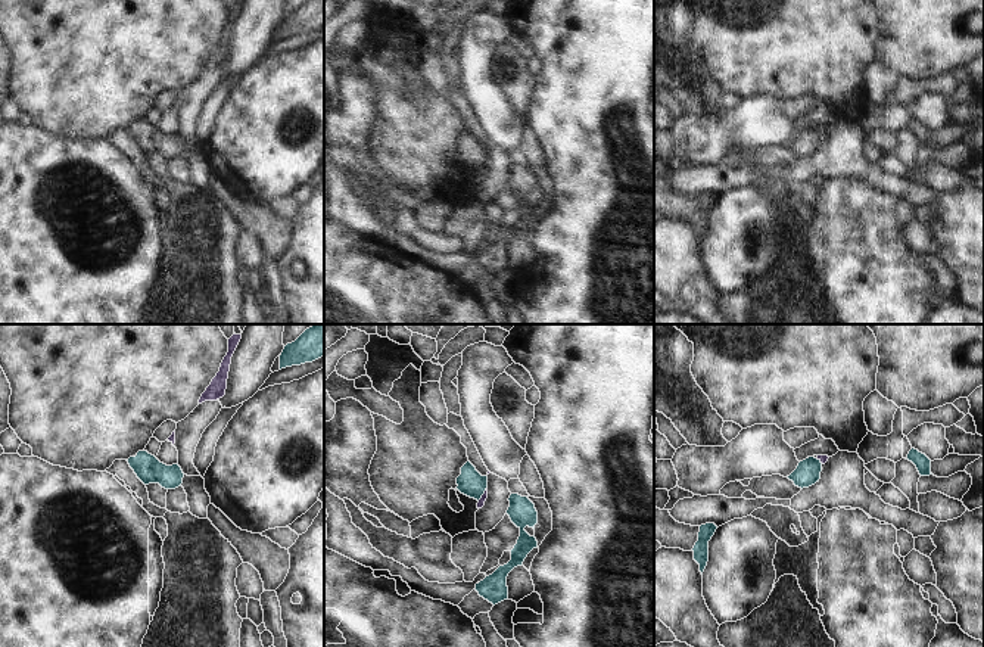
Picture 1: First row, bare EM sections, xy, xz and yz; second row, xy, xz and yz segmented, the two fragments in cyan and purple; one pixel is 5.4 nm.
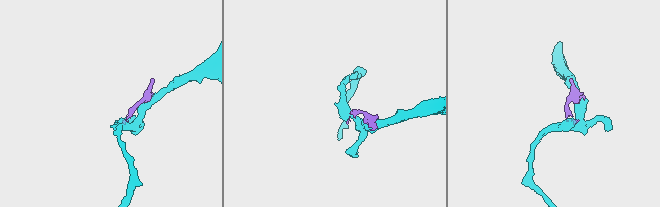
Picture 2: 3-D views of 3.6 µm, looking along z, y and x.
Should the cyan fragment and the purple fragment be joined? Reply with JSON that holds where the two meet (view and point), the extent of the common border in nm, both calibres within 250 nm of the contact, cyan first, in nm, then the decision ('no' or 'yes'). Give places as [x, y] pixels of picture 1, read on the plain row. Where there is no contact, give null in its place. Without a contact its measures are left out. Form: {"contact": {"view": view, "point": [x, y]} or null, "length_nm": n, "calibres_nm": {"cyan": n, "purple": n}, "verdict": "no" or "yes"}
{"contact": {"view": "xz", "point": [483, 162]}, "length_nm": 90, "calibres_nm": {"cyan": 150, "purple": 40}, "verdict": "no"}

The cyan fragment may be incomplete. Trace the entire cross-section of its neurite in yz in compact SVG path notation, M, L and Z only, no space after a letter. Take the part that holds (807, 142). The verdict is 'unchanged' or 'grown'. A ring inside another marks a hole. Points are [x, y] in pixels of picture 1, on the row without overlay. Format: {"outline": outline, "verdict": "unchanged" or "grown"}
{"outline": "M809 127L800 131L797 139L787 147L793 150L795 156L803 159L819 152L820 141L822 141L820 130L815 127Z", "verdict": "unchanged"}

